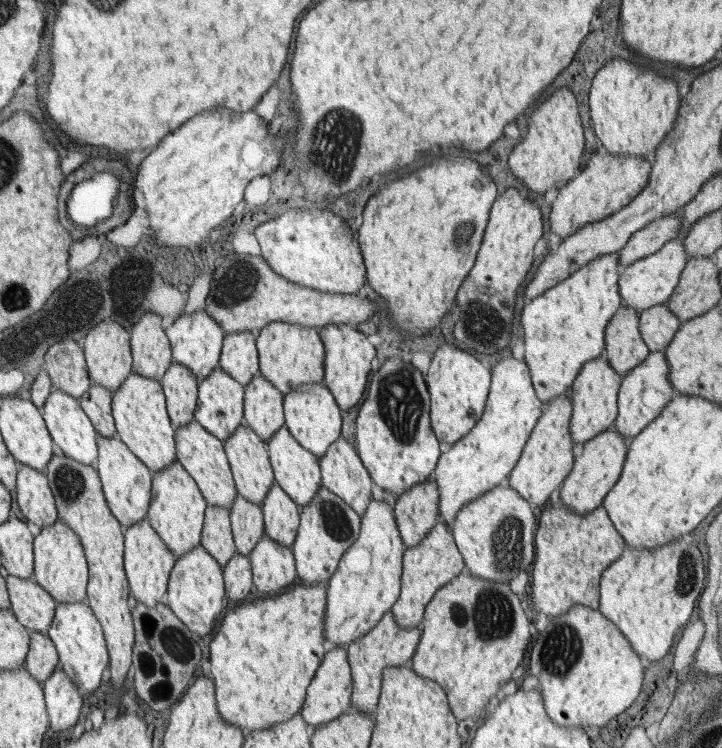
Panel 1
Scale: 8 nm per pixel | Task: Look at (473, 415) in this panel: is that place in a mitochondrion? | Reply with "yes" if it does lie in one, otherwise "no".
no

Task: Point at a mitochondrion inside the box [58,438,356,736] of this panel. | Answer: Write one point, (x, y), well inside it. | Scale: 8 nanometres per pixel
(153, 631)

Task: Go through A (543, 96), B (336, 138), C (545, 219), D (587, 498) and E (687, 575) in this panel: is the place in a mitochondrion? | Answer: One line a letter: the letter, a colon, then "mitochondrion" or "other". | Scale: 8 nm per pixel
A: other
B: mitochondrion
C: other
D: other
E: mitochondrion

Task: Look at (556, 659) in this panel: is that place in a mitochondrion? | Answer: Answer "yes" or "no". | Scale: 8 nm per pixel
yes

